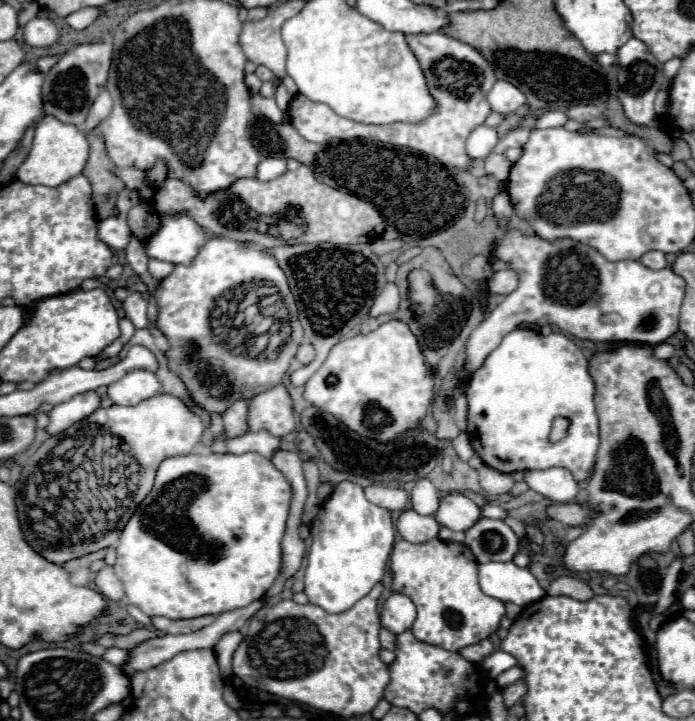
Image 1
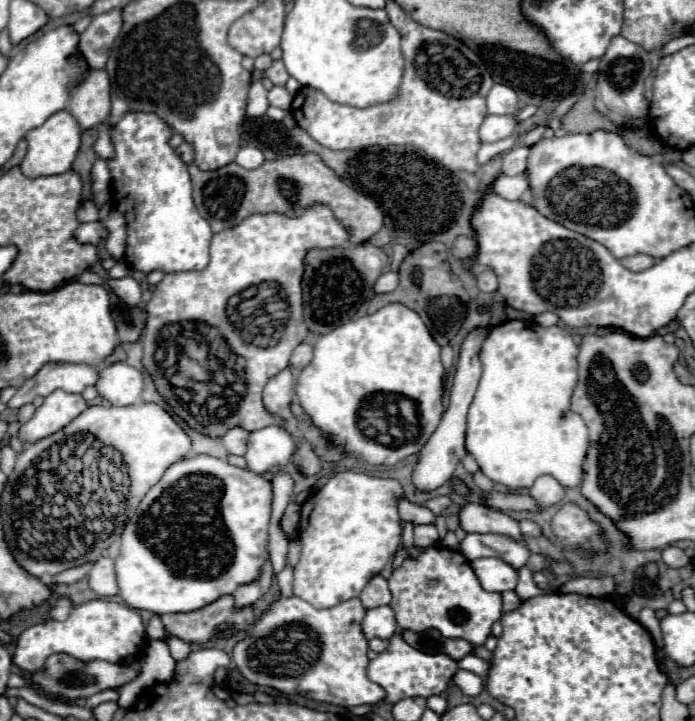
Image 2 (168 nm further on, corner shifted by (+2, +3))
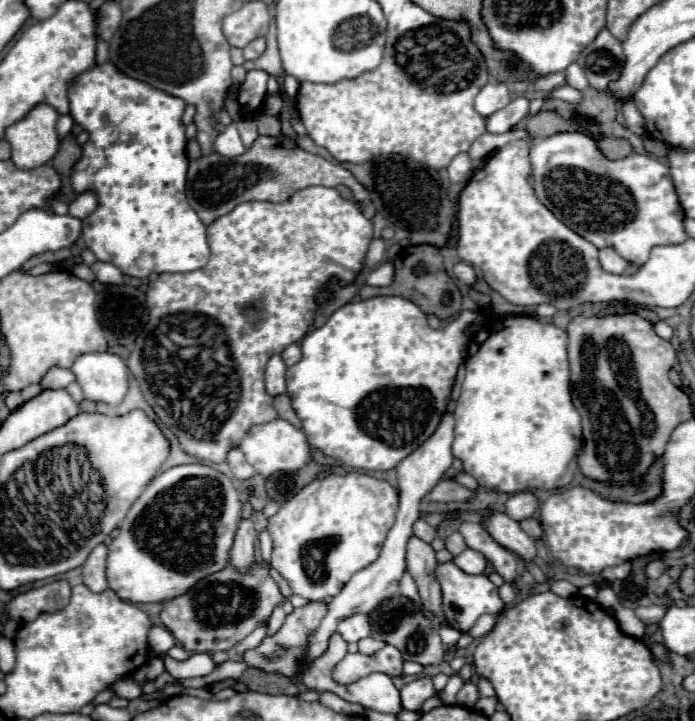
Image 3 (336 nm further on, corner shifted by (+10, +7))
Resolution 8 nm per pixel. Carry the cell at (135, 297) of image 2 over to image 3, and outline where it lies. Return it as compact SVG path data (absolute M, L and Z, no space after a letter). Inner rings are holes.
M96 261L92 263L90 267L96 275L96 279L100 283L112 283L112 285L120 285L122 283L122 271L116 267L116 265L110 265L110 263L104 263L104 261Z

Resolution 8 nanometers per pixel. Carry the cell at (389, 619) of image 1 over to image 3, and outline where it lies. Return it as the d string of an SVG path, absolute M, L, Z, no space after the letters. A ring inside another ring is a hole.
M354 615L348 617L346 621L338 623L338 635L346 641L346 643L356 643L364 637L370 635L370 623L368 623L368 615Z

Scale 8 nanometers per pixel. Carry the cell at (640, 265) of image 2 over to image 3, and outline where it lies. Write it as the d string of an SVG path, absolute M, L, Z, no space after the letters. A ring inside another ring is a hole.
M600 249L598 251L598 261L602 265L602 269L606 269L608 273L624 273L624 269L628 267L628 261L622 259L614 249Z

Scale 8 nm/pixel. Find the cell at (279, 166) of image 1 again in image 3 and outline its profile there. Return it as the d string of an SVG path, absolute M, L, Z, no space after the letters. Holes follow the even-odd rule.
M234 121L218 133L218 137L214 141L214 151L224 155L224 157L236 157L236 155L242 155L246 151L242 141L240 141L240 135L238 135Z

